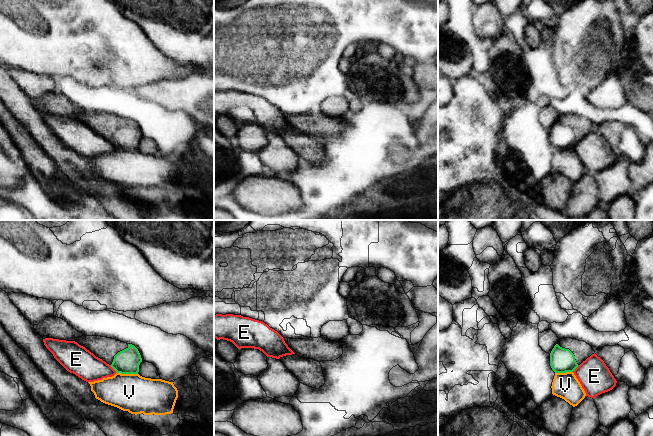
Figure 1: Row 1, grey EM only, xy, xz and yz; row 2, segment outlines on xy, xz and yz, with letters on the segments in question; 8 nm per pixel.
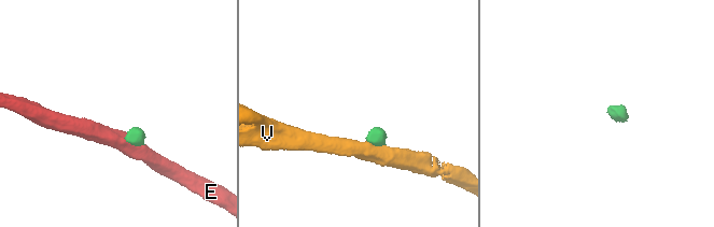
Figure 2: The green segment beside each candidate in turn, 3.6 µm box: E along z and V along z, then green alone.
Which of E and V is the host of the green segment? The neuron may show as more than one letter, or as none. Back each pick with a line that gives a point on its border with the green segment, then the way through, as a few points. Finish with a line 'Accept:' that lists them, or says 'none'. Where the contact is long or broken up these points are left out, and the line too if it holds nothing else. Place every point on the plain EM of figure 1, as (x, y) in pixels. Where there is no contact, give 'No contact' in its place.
Accept: none

